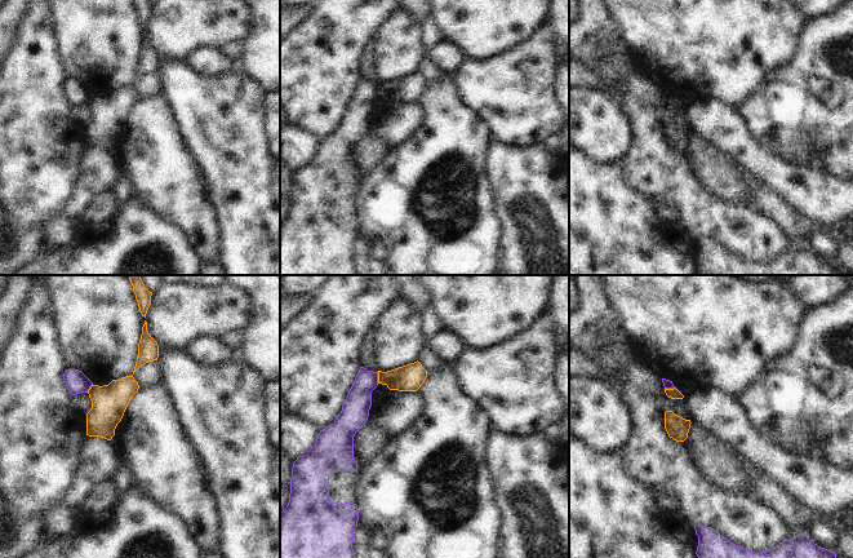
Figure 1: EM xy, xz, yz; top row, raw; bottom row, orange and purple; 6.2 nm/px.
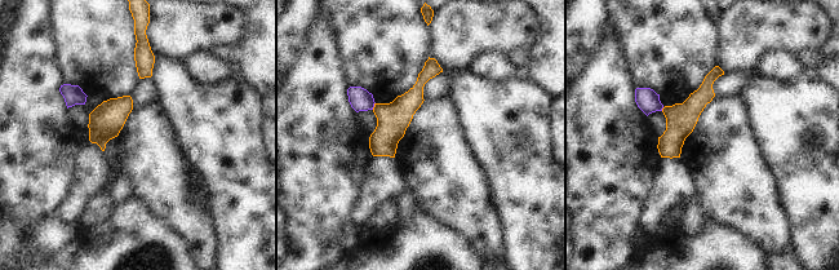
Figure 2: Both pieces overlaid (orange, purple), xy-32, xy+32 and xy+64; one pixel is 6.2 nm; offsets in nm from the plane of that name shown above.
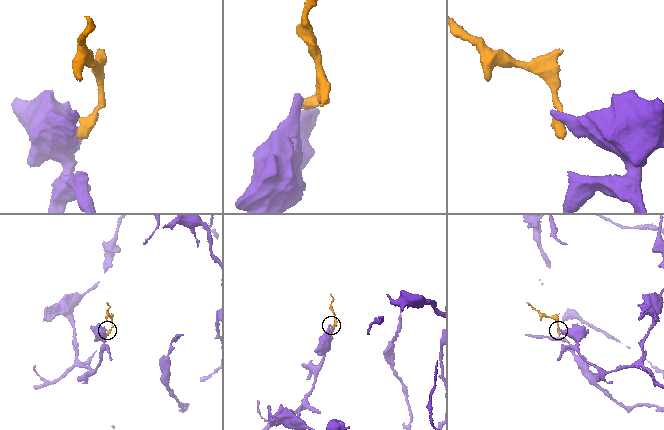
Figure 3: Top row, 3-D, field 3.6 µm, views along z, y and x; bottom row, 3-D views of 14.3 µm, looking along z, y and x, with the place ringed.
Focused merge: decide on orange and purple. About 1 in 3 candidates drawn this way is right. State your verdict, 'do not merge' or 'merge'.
do not merge

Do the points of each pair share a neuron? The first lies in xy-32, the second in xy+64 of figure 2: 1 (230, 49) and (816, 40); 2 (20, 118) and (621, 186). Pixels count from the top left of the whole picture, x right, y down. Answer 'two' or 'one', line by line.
1: two
2: one

